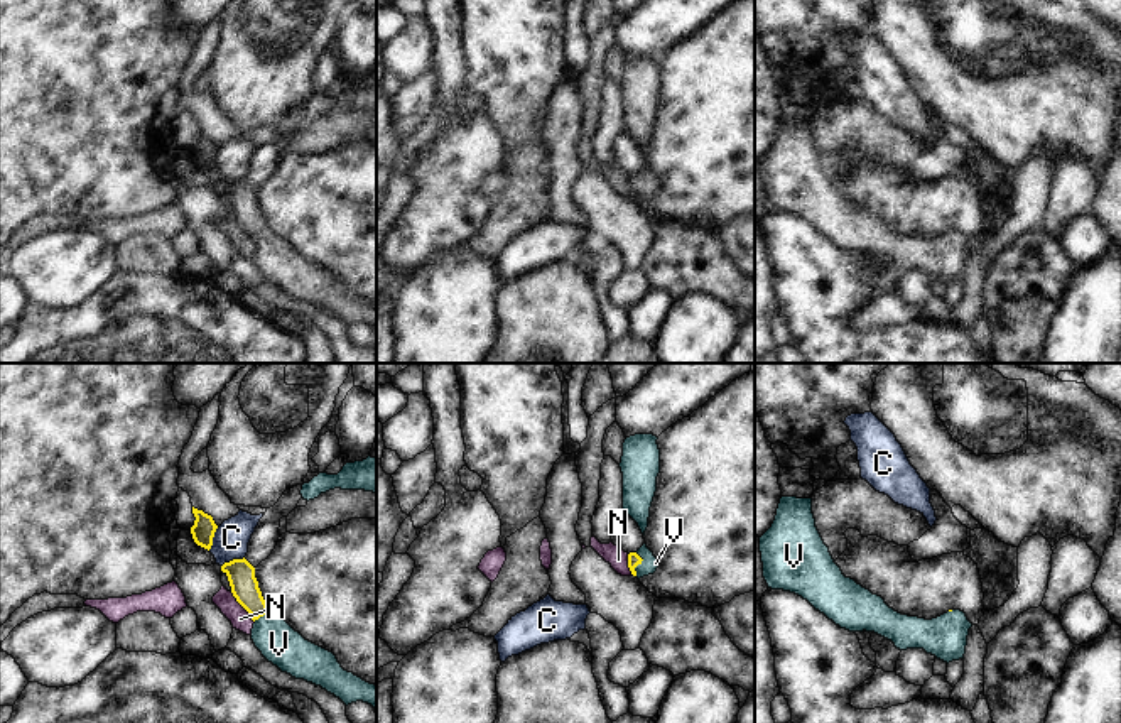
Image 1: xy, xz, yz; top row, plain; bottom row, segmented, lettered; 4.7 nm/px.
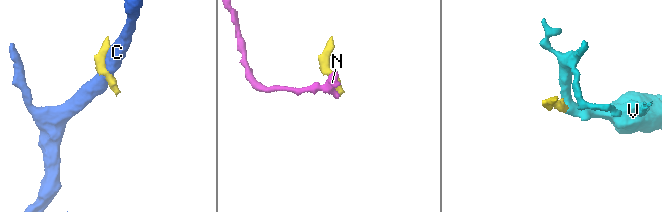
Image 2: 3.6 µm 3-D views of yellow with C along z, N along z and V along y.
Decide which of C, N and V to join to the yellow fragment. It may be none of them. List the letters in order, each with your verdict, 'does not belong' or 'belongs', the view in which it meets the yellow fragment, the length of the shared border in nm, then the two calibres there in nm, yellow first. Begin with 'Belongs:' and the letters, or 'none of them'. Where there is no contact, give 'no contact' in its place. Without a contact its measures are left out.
Belongs: V
C: does not belong; contact in xy; length 120 nm; calibres 110 and 170 nm
N: does not belong; contact in xy; length 190 nm; calibres 130 and 100 nm
V: belongs; contact in xz; length 110 nm; calibres 60 and 80 nm

